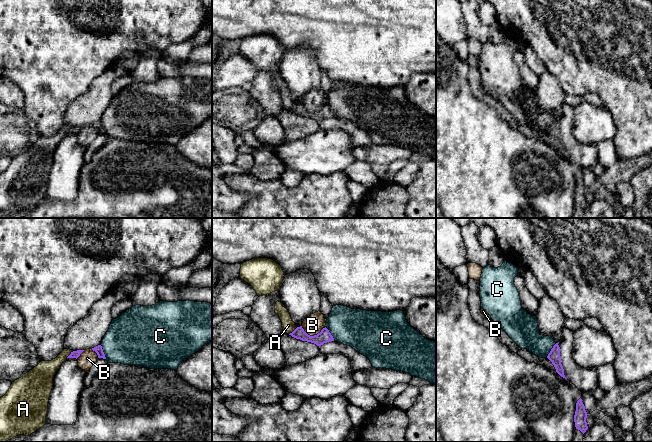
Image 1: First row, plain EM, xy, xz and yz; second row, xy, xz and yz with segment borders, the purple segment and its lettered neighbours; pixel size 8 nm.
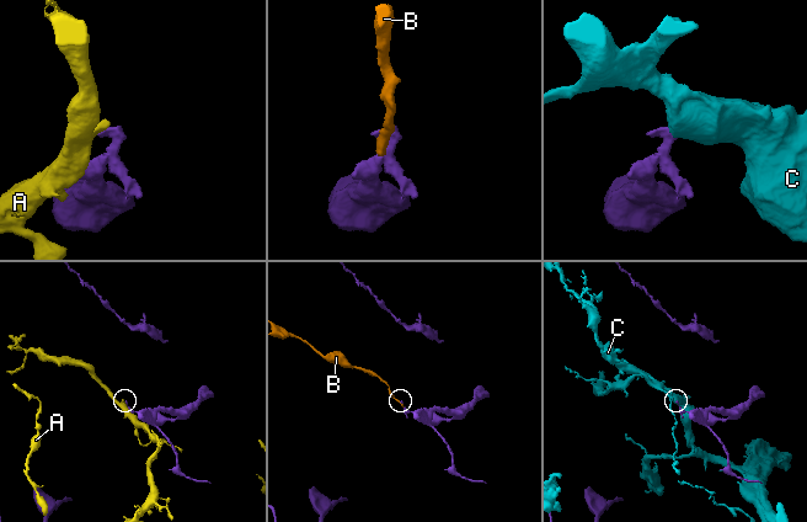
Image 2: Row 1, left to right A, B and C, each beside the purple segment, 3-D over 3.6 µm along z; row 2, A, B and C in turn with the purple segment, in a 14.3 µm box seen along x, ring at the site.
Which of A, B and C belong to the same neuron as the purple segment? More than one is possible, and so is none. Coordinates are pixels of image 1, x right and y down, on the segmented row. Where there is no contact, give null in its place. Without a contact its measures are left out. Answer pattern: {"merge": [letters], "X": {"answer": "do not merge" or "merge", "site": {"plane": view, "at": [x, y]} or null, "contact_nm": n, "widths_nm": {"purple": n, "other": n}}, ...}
{"merge": ["B"], "A": {"answer": "do not merge", "site": {"plane": "xz", "at": [294, 330]}, "contact_nm": 90, "widths_nm": {"purple": 100, "other": 100}}, "B": {"answer": "merge", "site": {"plane": "xz", "at": [314, 335]}, "contact_nm": 200, "widths_nm": {"purple": 100, "other": 160}}, "C": {"answer": "do not merge", "site": {"plane": "yz", "at": [551, 350]}, "contact_nm": 150, "widths_nm": {"purple": 100, "other": 220}}}

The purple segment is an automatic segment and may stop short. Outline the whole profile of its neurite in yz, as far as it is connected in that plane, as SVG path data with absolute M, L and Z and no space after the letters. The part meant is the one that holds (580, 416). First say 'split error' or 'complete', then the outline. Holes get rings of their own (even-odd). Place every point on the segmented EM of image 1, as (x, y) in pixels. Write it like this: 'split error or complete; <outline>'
complete; M580 398L576 403L576 411L574 415L574 422L576 429L580 430L583 434L588 429L586 418L587 418L587 412L585 410L585 406L582 402L582 399Z

